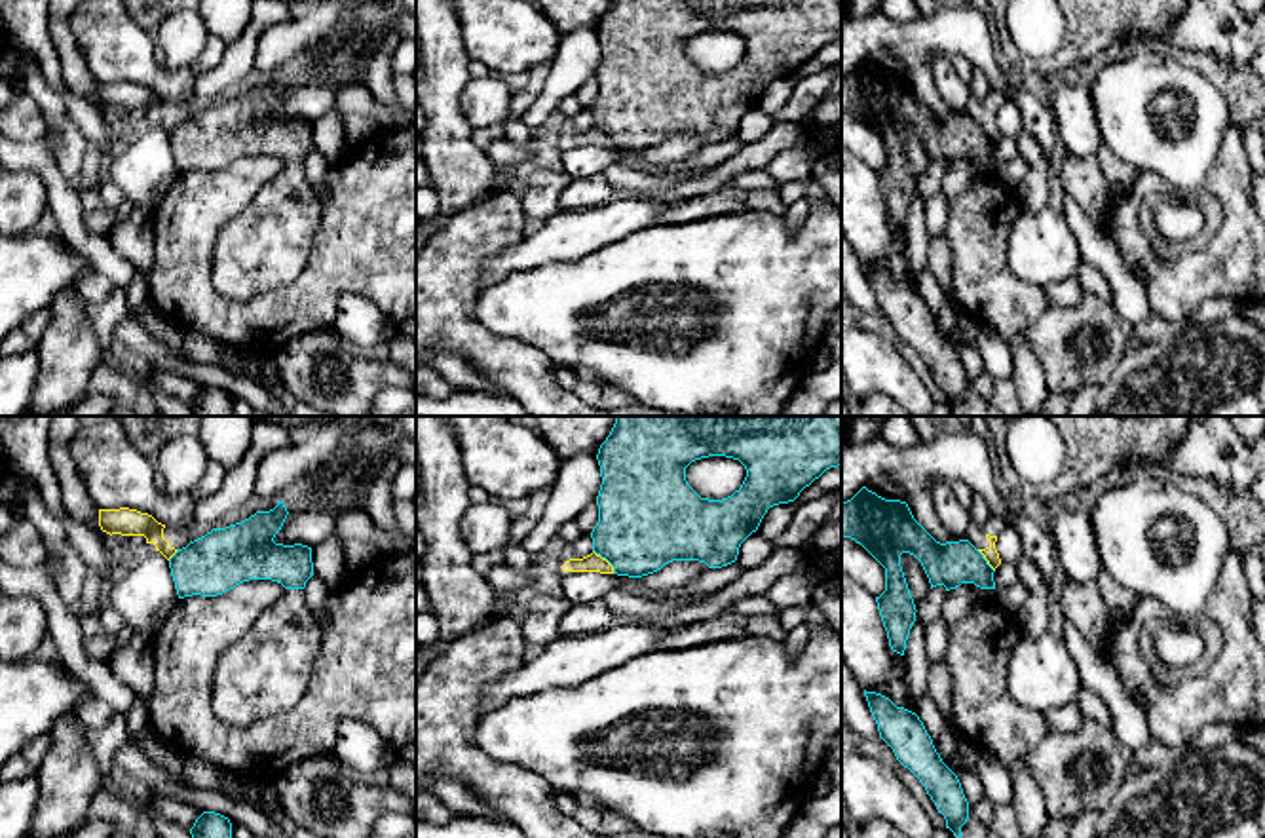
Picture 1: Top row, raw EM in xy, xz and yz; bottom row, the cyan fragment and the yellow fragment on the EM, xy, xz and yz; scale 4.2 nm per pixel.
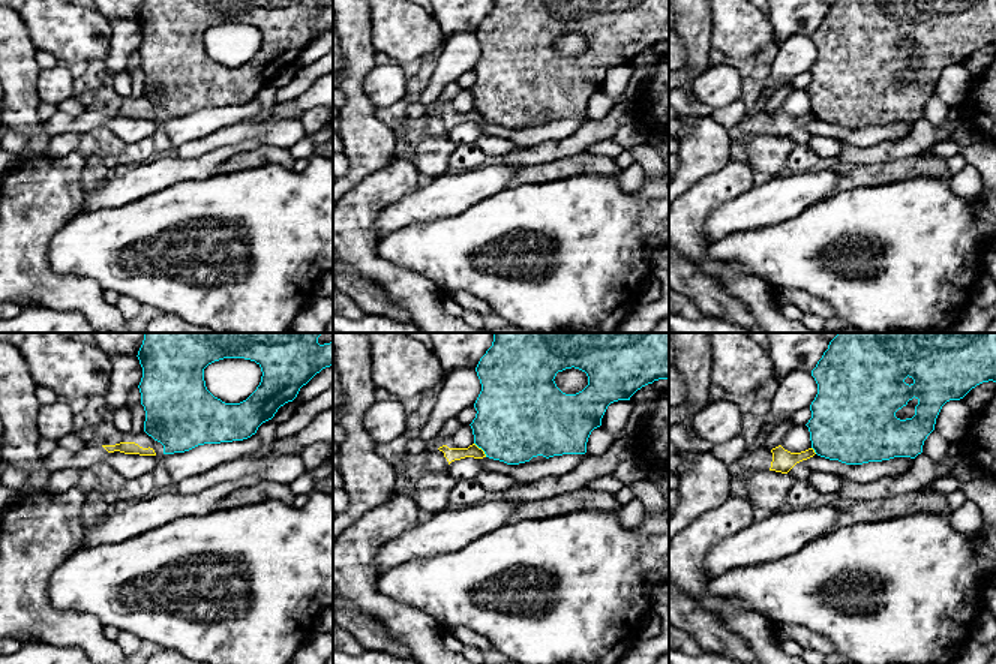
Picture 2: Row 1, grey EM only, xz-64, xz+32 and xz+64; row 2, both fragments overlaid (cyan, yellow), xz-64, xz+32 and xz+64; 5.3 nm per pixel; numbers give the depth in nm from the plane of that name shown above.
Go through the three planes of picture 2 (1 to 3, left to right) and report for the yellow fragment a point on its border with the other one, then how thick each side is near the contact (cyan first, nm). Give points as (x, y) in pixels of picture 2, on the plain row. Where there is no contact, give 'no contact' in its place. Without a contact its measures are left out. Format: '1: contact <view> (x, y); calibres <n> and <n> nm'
1: no contact
2: contact xz+32 (482, 113); calibres 440 and 70 nm
3: contact xz+64 (813, 113); calibres 440 and 120 nm

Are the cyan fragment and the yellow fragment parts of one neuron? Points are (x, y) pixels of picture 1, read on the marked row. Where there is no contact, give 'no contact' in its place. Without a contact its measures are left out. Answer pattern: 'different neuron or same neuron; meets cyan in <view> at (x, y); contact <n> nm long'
different neuron; meets cyan in xz at (606, 559); contact 140 nm long

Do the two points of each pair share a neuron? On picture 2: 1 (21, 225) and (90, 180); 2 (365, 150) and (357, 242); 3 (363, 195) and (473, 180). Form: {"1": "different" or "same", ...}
{"1": "different", "2": "different", "3": "different"}

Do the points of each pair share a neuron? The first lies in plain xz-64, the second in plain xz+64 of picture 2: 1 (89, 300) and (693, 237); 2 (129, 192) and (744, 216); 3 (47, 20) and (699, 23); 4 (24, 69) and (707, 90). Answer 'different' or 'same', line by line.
1: same
2: same
3: different
4: different

